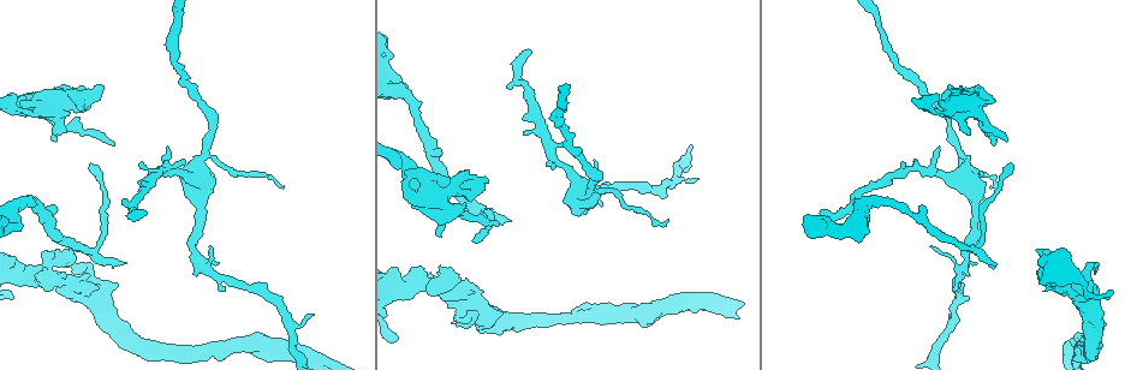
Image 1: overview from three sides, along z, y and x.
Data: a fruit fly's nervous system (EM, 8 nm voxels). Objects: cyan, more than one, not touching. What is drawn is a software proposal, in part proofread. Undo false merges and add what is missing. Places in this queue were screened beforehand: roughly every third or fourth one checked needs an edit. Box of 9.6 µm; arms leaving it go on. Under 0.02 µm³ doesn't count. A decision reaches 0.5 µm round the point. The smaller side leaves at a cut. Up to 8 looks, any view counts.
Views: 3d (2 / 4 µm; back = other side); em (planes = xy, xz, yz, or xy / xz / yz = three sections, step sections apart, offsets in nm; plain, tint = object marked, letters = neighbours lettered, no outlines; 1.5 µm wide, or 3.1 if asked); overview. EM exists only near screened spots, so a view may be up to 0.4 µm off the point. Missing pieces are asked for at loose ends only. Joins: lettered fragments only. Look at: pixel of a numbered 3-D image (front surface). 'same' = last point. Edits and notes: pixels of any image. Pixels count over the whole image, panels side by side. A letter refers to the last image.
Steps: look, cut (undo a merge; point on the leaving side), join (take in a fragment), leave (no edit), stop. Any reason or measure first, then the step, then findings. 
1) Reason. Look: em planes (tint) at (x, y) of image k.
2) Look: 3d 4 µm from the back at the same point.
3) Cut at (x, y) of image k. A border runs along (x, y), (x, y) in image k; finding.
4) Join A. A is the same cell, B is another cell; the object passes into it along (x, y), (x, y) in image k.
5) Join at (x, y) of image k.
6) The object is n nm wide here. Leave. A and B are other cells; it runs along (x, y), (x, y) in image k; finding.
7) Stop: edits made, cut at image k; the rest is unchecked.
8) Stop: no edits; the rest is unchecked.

Calibre changes. Look: 3d 4 µm at (582, 181) of image 1.

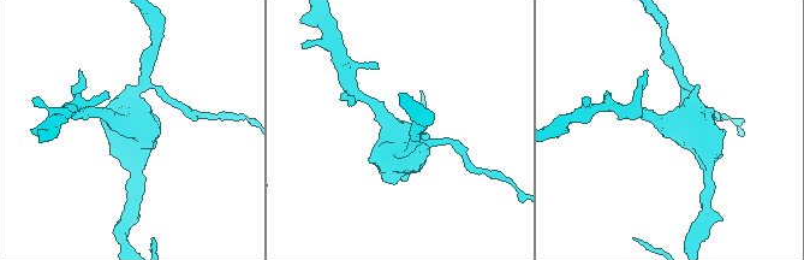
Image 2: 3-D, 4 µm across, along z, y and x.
Shape alone is not enough. Look: em planes (letters) at (398, 130) of image 2.

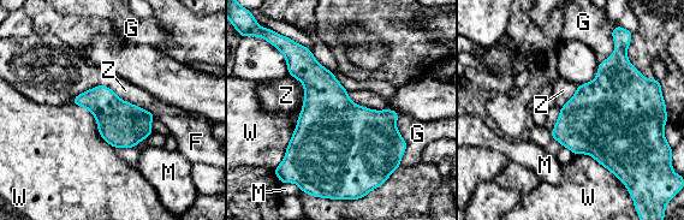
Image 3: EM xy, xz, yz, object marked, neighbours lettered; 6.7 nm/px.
Leave. F, G, M, W and Z are other cells; a border runs along (71, 101), (114, 148) in image 3; all the same cell.

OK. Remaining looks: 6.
Tapers out. Look: em planes (letters) at (499, 222) of image 1.

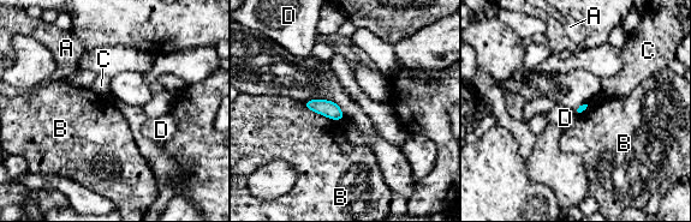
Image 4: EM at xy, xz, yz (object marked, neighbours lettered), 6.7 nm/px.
Leave. A, B, C and D are other cells; a border runs along (573, 109), (577, 115) in image 4; no lettered fragment goes on from it.

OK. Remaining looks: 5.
An open end. Look: 3d 4 µm at (487, 183) of image 1.

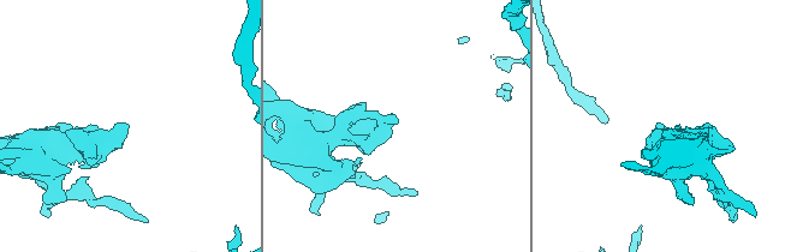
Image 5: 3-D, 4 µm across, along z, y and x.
Look: em xz step 4 (letters) at (127, 124) of image 5.

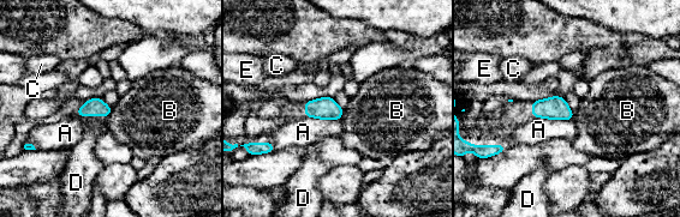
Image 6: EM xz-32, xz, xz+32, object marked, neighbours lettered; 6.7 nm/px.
The object is 130 nm wide here. Leave. A, B, C, D and E are other cells; a border runs along (112, 108), (106, 116) in image 6; none of them fits.

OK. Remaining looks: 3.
Stop: no edits; the rest is unchecked.

